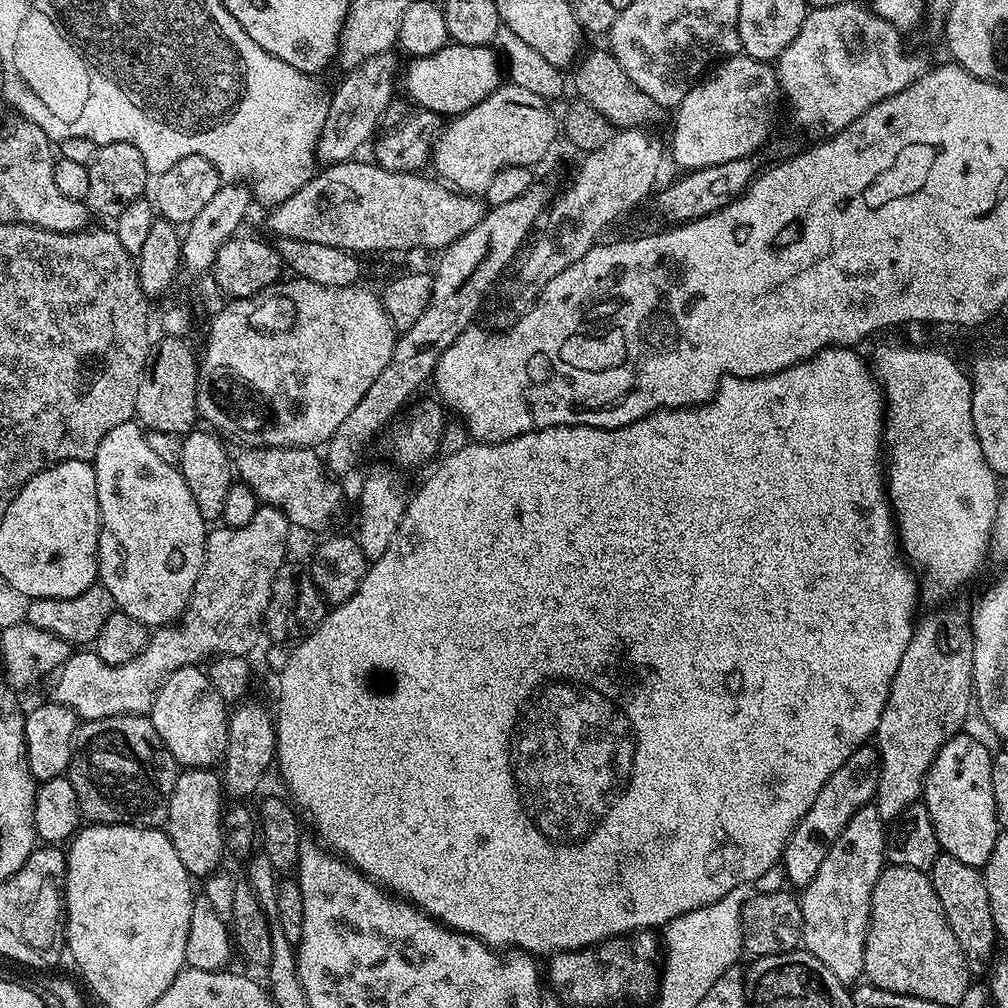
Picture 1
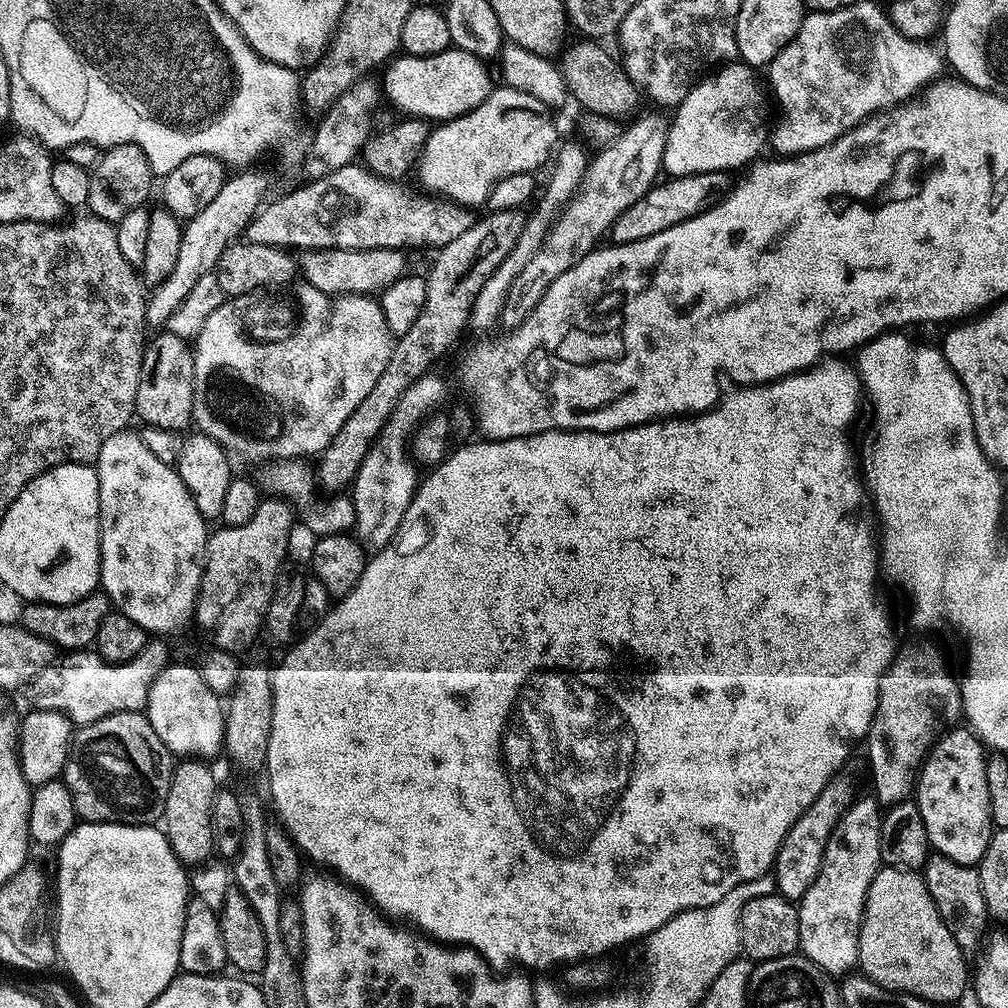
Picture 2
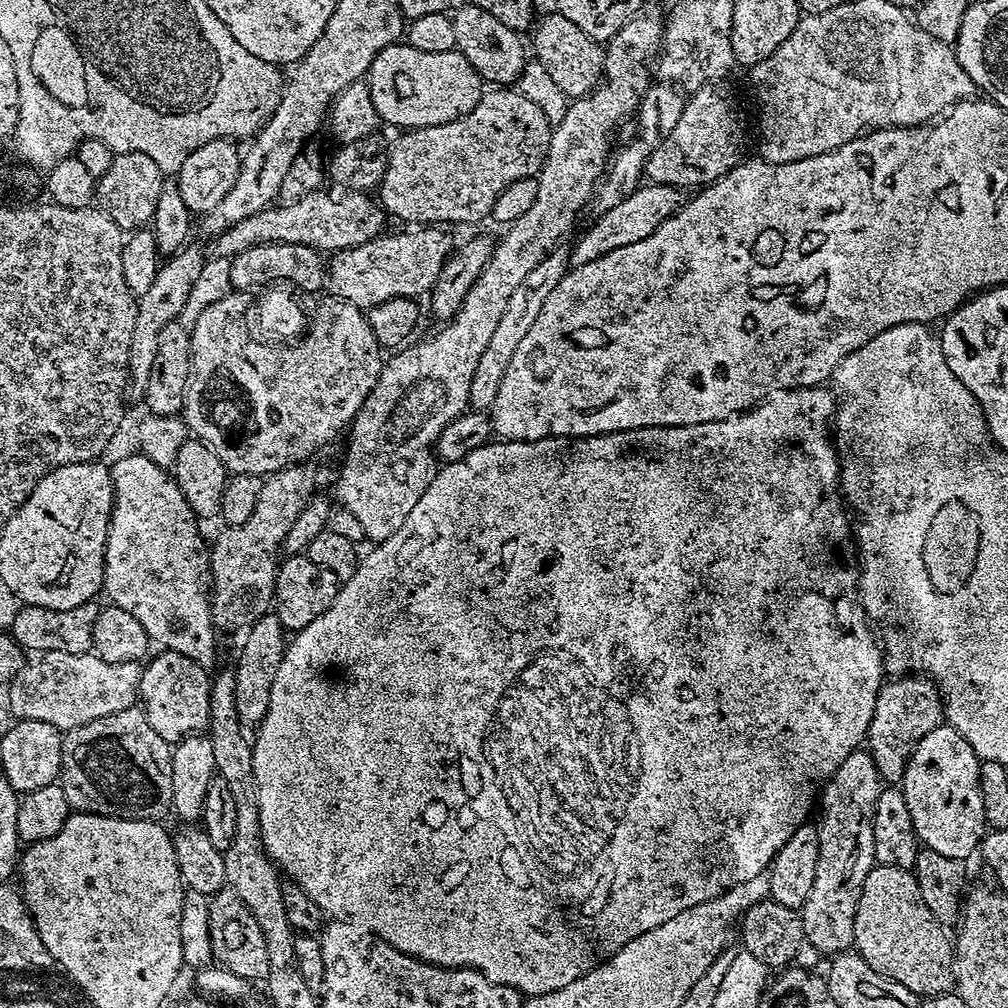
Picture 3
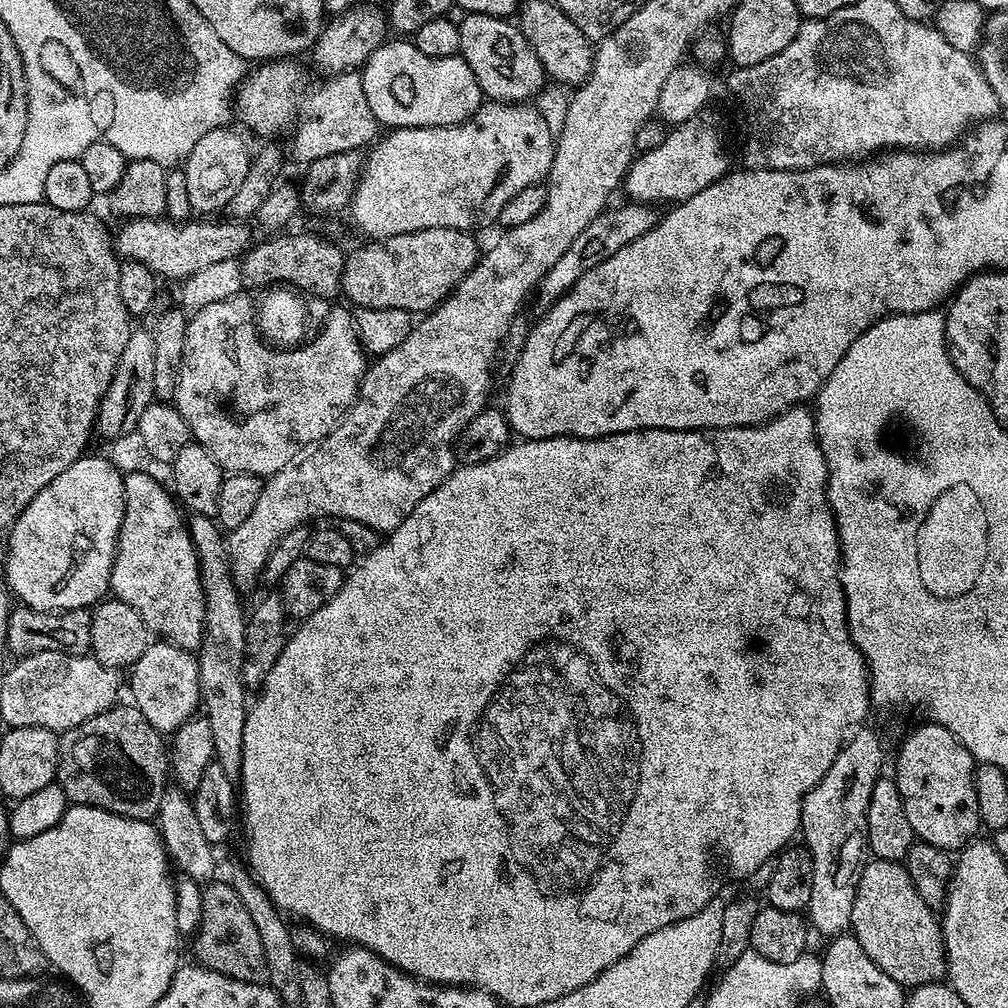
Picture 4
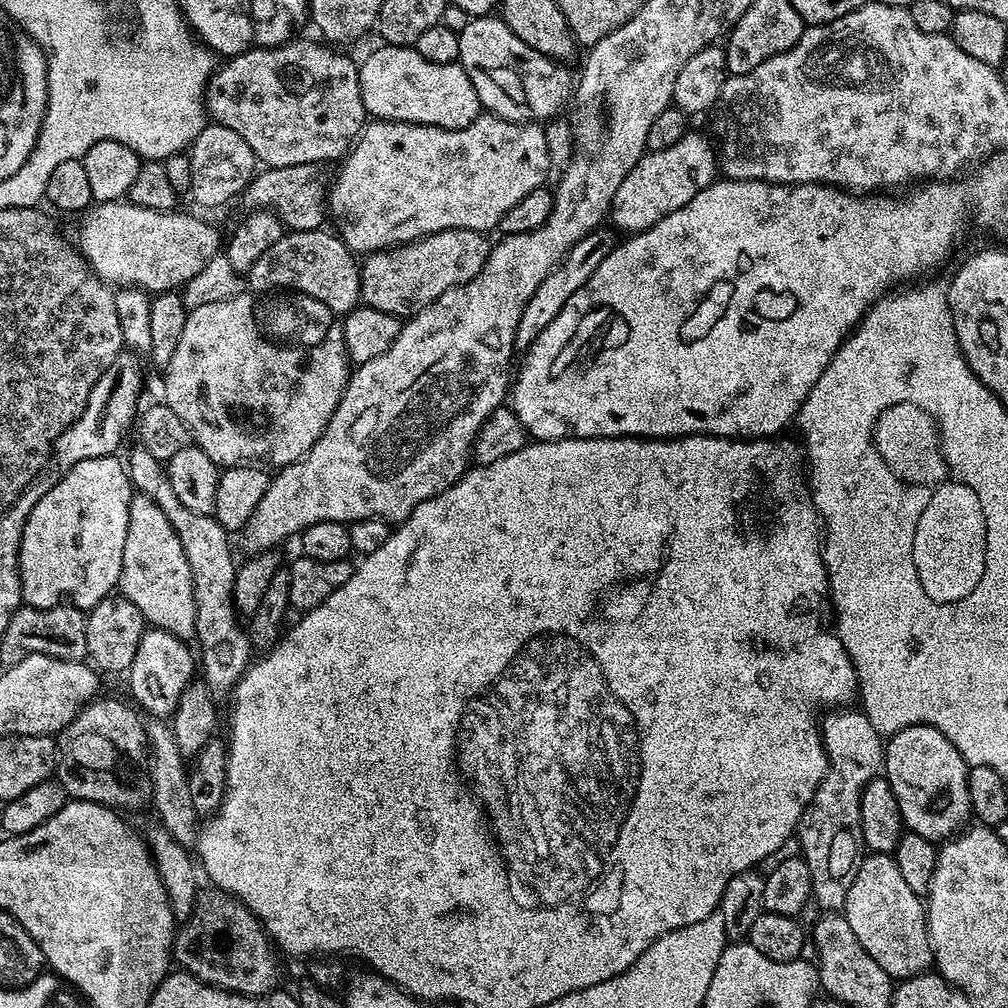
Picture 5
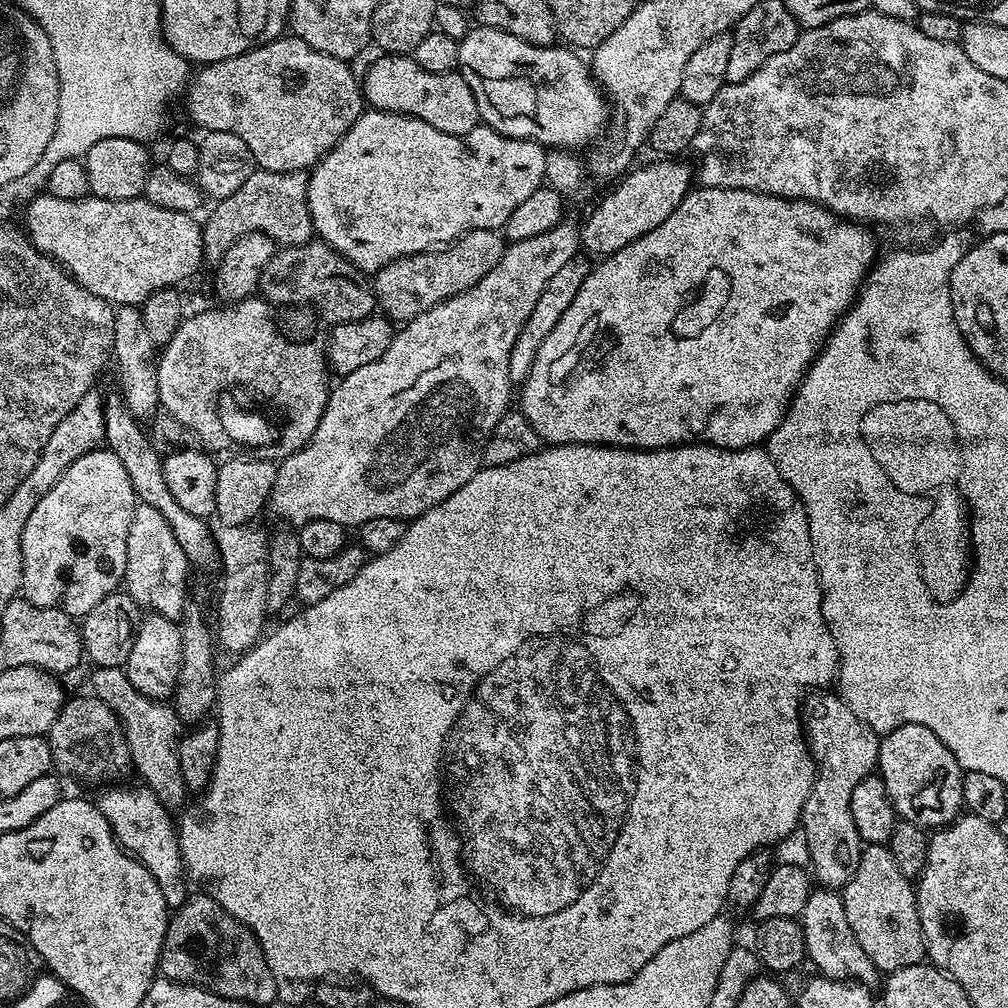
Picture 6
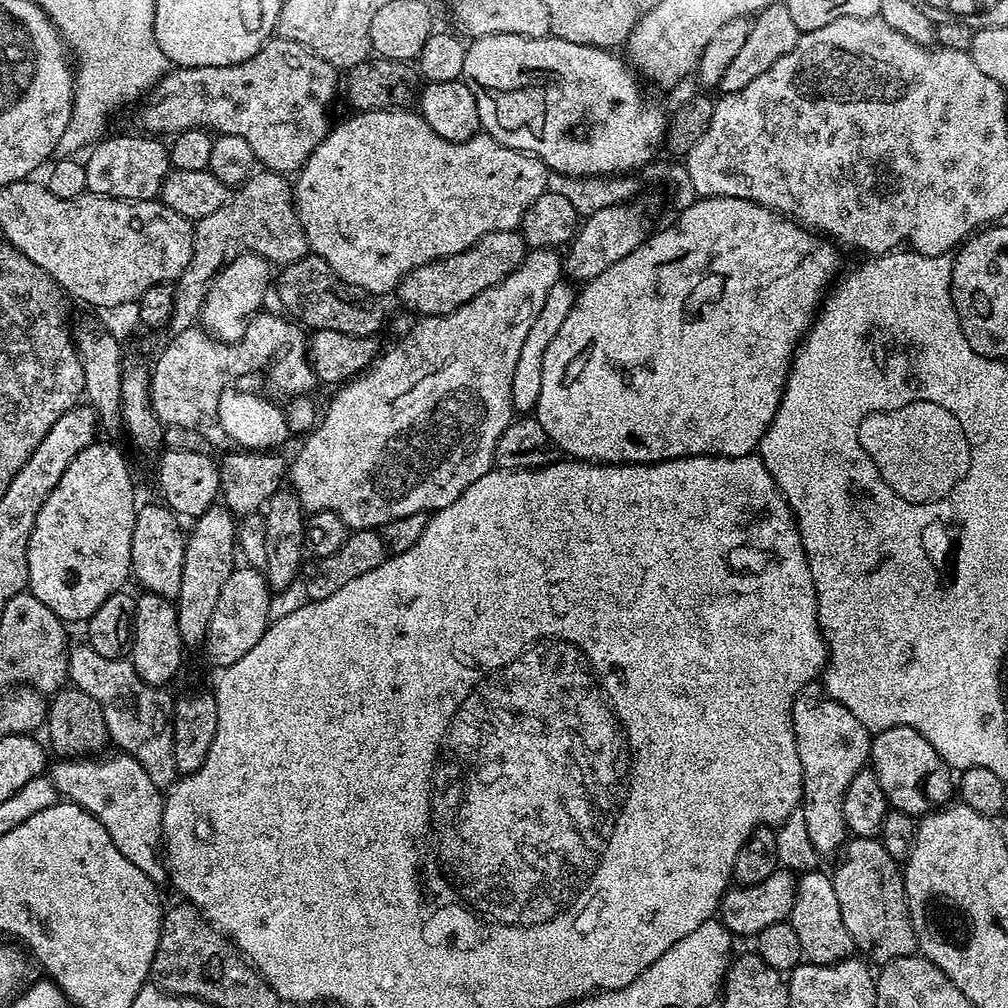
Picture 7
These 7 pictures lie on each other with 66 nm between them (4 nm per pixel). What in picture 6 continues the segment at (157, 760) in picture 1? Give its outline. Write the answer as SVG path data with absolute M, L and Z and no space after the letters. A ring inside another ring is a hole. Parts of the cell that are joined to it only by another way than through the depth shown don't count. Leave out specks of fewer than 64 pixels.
M94 694L88 696L69 695L62 710L46 733L52 755L52 767L61 777L81 780L84 784L108 786L120 782L132 768L130 746L122 730L120 720L106 702Z

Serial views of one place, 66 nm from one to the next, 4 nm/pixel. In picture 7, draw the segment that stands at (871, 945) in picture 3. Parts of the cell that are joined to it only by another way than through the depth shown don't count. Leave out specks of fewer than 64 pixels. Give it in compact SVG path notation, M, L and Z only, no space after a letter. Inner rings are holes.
M871 836L849 839L839 860L840 865L831 877L834 894L838 894L838 906L842 910L842 922L846 922L846 930L850 930L853 945L859 951L861 948L869 961L877 960L880 966L890 960L913 955L918 945L904 897L904 873L898 861L890 858L879 839Z

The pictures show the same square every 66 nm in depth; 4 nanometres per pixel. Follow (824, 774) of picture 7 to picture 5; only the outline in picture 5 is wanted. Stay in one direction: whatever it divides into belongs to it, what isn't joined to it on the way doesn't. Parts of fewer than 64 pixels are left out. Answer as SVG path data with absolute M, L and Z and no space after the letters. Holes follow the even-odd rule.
M832 710L823 717L820 736L824 739L828 769L814 798L809 802L808 809L802 814L798 829L800 851L804 861L810 866L812 895L815 903L820 903L824 910L843 909L846 894L850 894L850 885L854 883L854 874L858 874L858 866L865 858L866 849L860 825L862 790L874 777L881 775L884 766L885 741L880 732L874 730L874 726L870 726L870 718L866 718L864 711L848 711L852 710Z

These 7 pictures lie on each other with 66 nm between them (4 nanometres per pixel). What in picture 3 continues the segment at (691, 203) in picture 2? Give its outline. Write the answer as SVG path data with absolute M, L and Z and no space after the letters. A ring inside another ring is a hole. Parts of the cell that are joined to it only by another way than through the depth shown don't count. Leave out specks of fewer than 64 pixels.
M645 183L636 188L634 194L622 198L618 206L613 206L595 217L597 220L591 224L575 246L571 247L571 265L573 267L585 265L586 262L592 262L613 250L618 250L618 246L630 246L630 242L642 242L642 238L650 238L650 234L654 234L654 230L658 230L662 222L676 215L685 203L685 189L665 184Z

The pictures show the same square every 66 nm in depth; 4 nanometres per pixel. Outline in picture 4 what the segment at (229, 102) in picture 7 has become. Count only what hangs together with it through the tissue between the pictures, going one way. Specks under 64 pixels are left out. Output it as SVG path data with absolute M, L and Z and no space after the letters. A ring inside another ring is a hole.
M285 58L257 63L234 93L238 120L260 136L276 136L293 123L296 133L292 136L292 152L303 162L326 158L326 154L367 149L377 139L378 125L370 102L366 102L360 72L337 72L329 75L321 88L307 88L308 72L300 62Z

